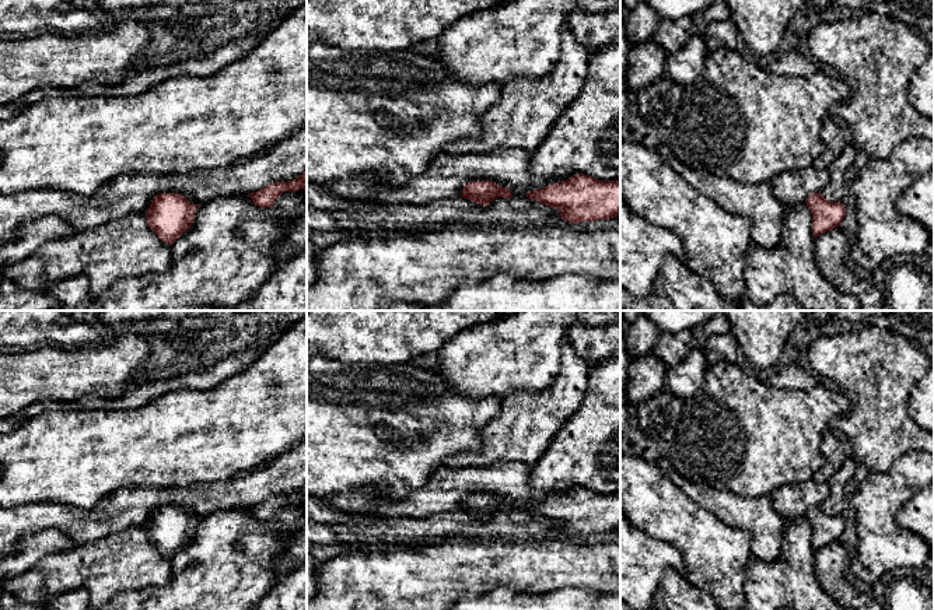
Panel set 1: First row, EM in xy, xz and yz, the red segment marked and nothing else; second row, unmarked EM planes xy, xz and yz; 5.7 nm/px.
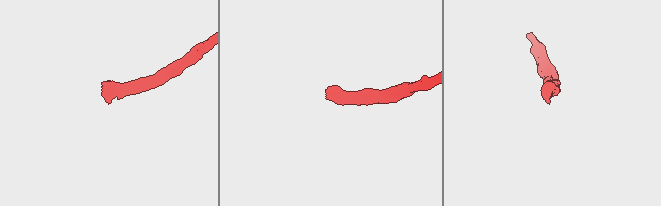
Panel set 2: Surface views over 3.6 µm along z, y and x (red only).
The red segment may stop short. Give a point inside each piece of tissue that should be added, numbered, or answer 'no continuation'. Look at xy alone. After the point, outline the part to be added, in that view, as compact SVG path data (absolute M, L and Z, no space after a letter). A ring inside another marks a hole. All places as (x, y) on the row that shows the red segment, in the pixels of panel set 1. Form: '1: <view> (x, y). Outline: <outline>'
no continuation

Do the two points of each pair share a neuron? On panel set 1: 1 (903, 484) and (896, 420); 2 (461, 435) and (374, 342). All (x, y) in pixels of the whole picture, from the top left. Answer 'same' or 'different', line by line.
1: different
2: different

